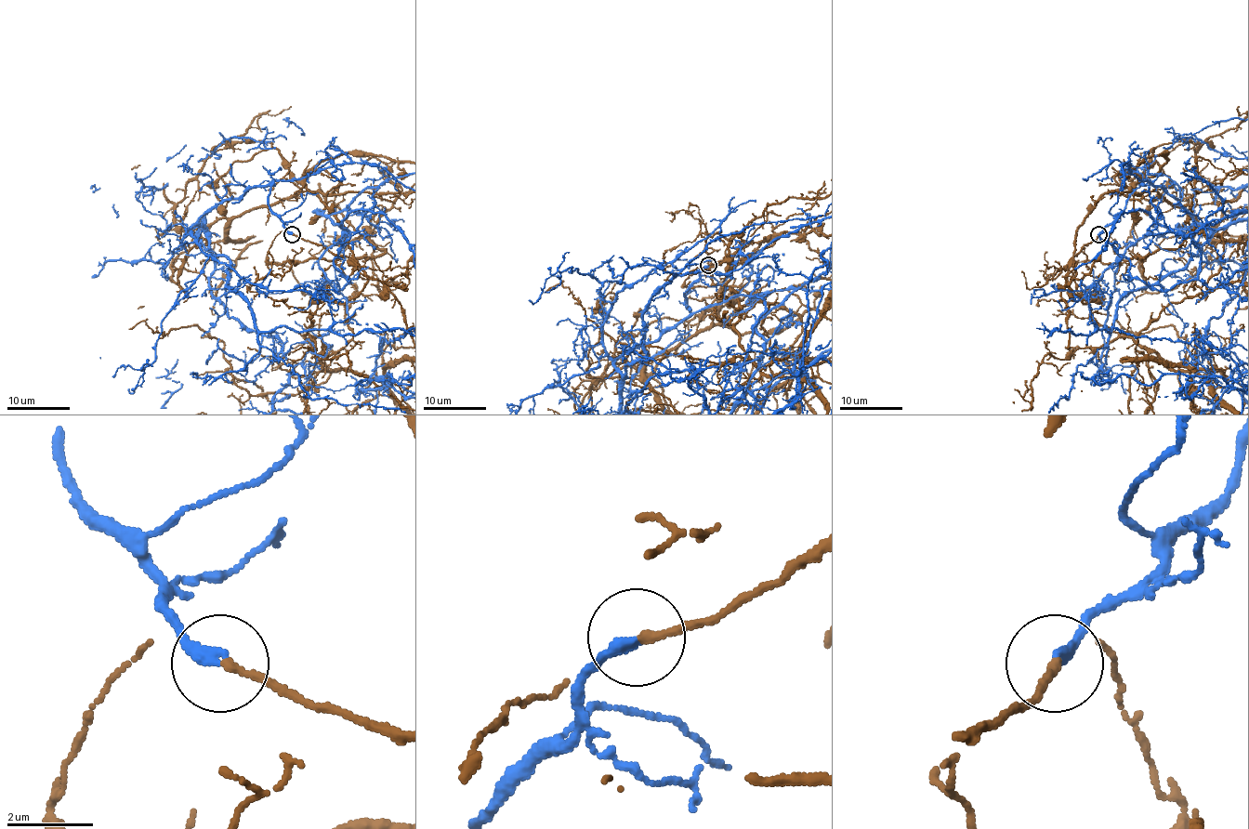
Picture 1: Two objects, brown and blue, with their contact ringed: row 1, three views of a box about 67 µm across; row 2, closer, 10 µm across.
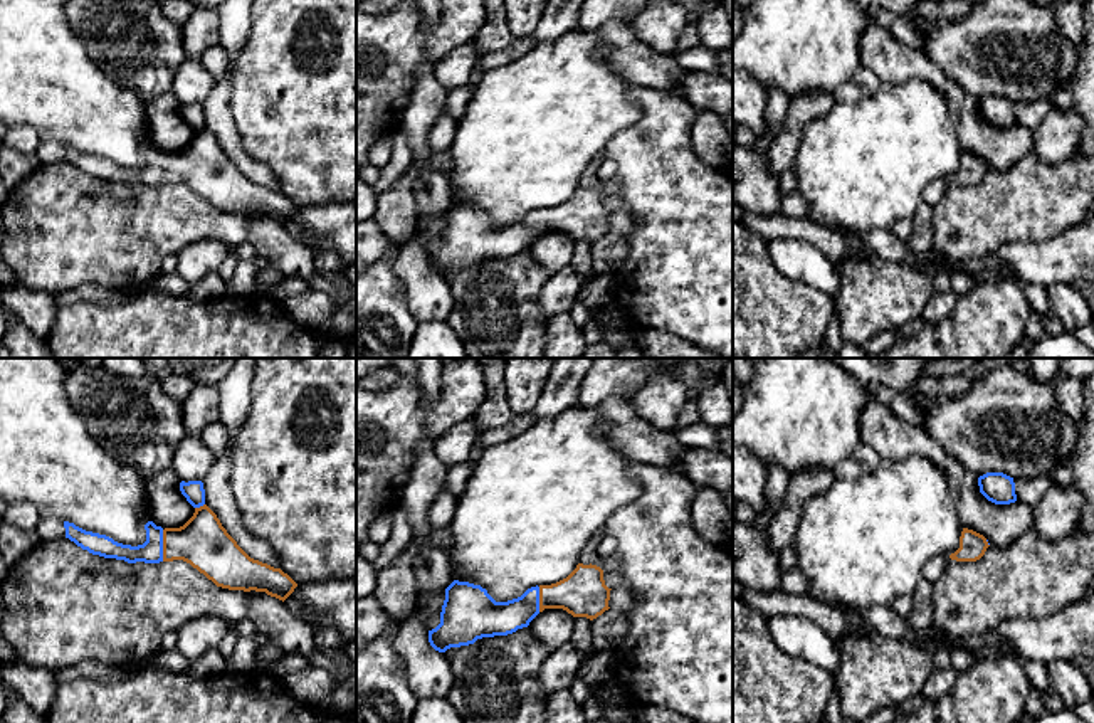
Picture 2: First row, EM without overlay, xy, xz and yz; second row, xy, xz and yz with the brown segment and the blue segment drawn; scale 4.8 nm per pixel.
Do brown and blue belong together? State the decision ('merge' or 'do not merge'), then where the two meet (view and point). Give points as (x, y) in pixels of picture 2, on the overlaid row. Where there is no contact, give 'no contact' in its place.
do not merge | xy (163, 545)

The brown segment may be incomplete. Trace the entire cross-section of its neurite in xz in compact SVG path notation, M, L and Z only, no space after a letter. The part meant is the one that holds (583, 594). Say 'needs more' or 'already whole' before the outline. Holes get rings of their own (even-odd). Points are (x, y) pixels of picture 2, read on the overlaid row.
already whole; M578 563L566 578L539 585L539 612L563 609L573 617L593 620L610 609L610 590L600 567Z

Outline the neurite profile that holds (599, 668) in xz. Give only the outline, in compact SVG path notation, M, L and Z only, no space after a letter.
M597 651L580 668L578 676L588 686L597 688L615 676L615 659L612 651Z

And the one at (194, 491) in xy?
M181 481L180 491L193 508L205 504L205 489L202 481Z

